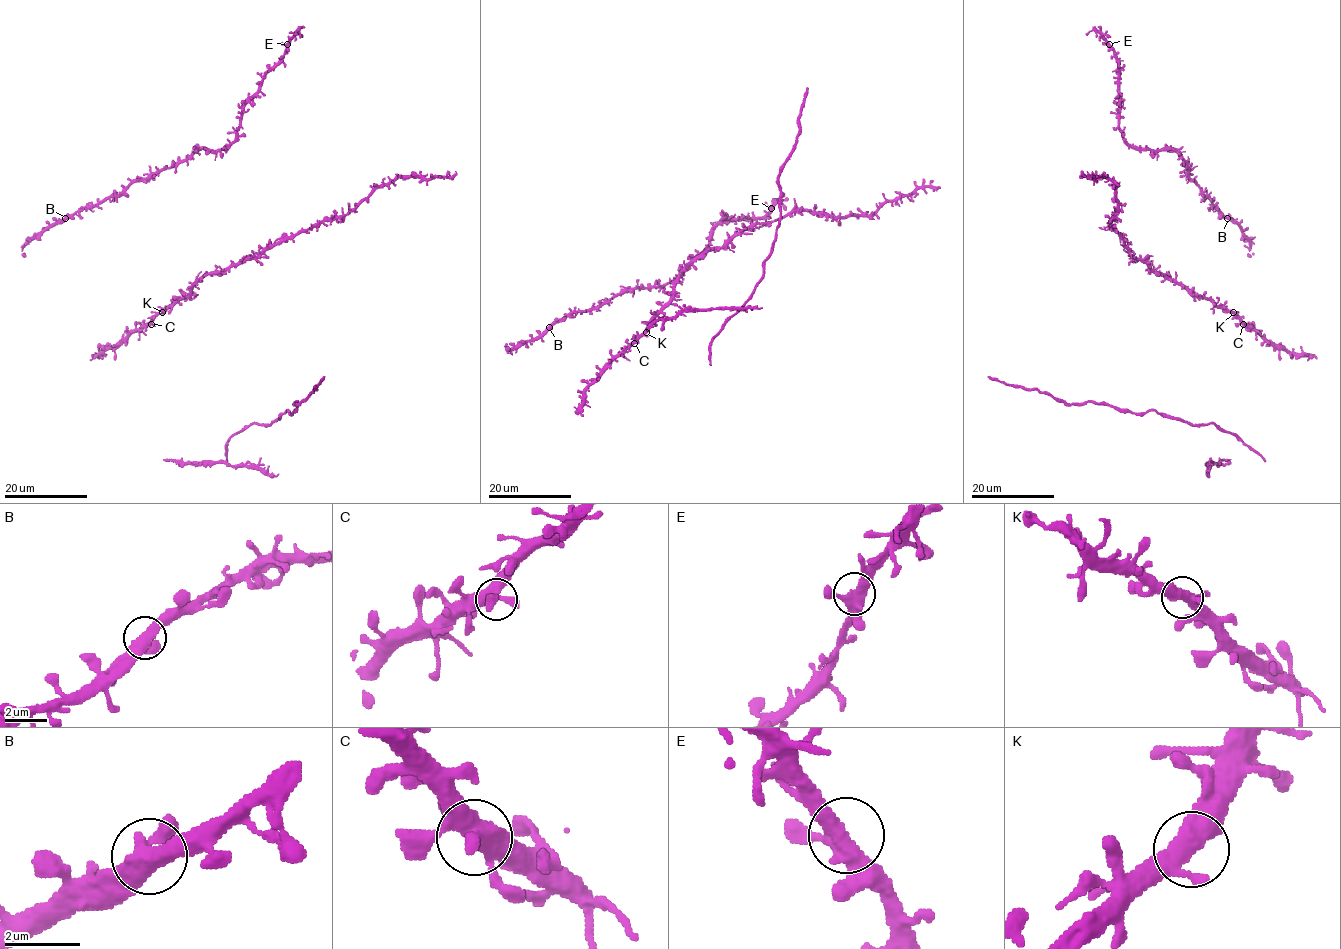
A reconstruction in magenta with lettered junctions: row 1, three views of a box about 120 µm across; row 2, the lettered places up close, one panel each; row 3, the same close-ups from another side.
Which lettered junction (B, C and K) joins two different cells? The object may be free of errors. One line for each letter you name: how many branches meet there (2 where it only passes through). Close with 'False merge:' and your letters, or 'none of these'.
False merge: none of these

